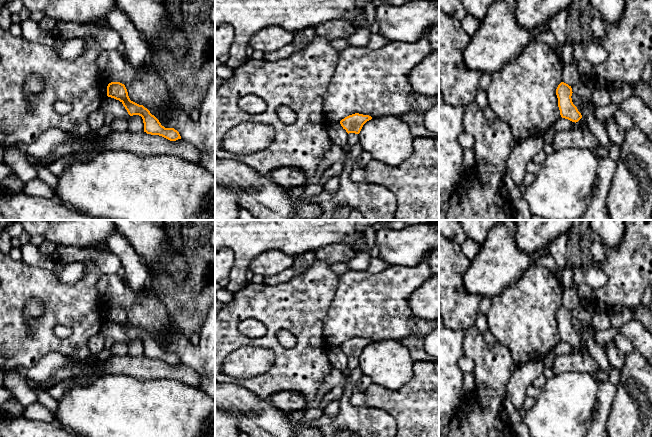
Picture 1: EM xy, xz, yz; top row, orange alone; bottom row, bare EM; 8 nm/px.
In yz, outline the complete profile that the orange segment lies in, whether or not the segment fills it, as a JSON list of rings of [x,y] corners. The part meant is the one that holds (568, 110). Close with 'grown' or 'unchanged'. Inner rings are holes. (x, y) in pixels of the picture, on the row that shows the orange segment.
[[[561,82],[556,89],[561,117],[576,123],[582,118],[582,115],[572,102],[572,93],[571,86],[564,82]]] | unchanged

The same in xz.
[[[355,113],[342,119],[340,121],[340,124],[348,134],[349,133],[359,134],[363,125],[371,119],[372,117],[369,115]]] | unchanged

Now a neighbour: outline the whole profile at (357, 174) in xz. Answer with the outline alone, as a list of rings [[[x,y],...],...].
[[[359,143],[350,146],[348,152],[353,156],[354,163],[350,173],[350,179],[353,182],[360,183],[365,181],[365,169],[357,164],[358,156],[363,152],[363,149]]]

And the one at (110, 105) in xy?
[[[108,96],[105,98],[101,109],[103,110],[104,115],[111,114],[114,119],[128,120],[132,117],[128,114],[122,102]]]

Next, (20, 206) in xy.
[[[23,191],[12,195],[0,192],[0,214],[4,220],[109,220],[86,216],[73,211],[55,199],[30,196]]]

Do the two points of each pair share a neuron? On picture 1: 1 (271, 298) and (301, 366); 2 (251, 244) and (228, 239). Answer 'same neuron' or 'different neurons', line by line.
1: same neuron
2: same neuron

